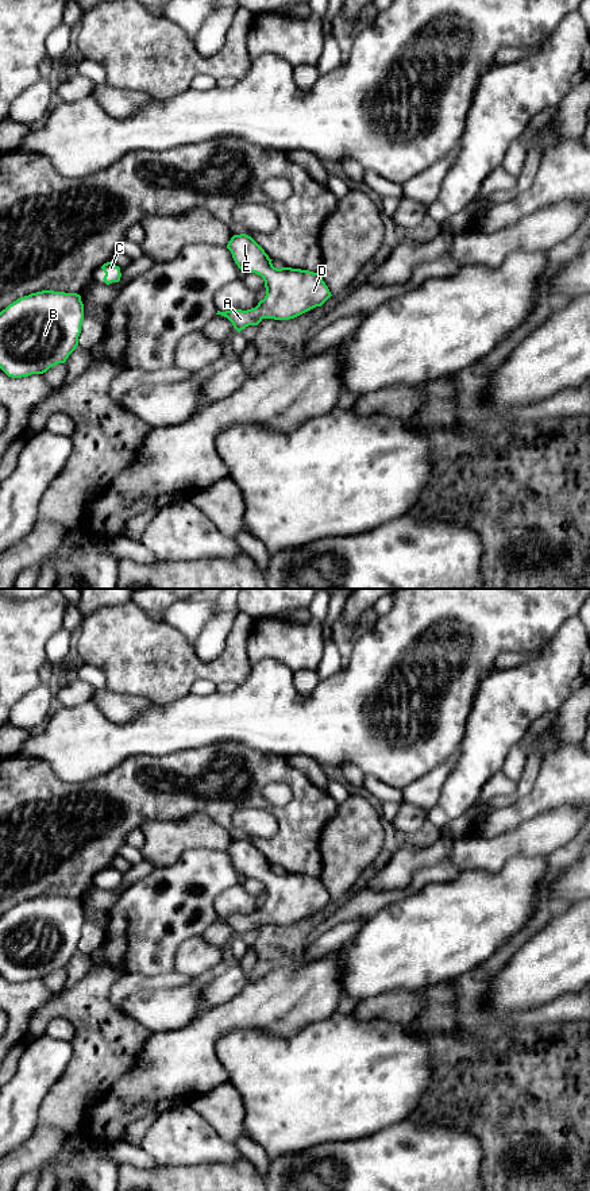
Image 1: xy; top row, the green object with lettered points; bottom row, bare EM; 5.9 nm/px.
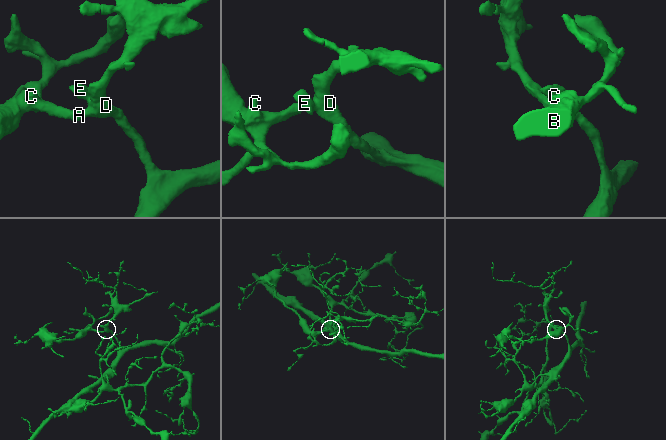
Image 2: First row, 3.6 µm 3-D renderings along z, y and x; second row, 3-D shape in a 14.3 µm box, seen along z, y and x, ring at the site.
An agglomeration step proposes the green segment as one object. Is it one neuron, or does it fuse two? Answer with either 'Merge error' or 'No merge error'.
No merge error

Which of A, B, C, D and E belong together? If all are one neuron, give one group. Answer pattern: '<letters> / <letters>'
A B C D E

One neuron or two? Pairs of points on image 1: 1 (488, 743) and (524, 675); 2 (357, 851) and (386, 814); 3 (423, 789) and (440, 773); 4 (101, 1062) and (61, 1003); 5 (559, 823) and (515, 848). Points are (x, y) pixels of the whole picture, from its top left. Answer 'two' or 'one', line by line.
1: one
2: two
3: one
4: one
5: one

